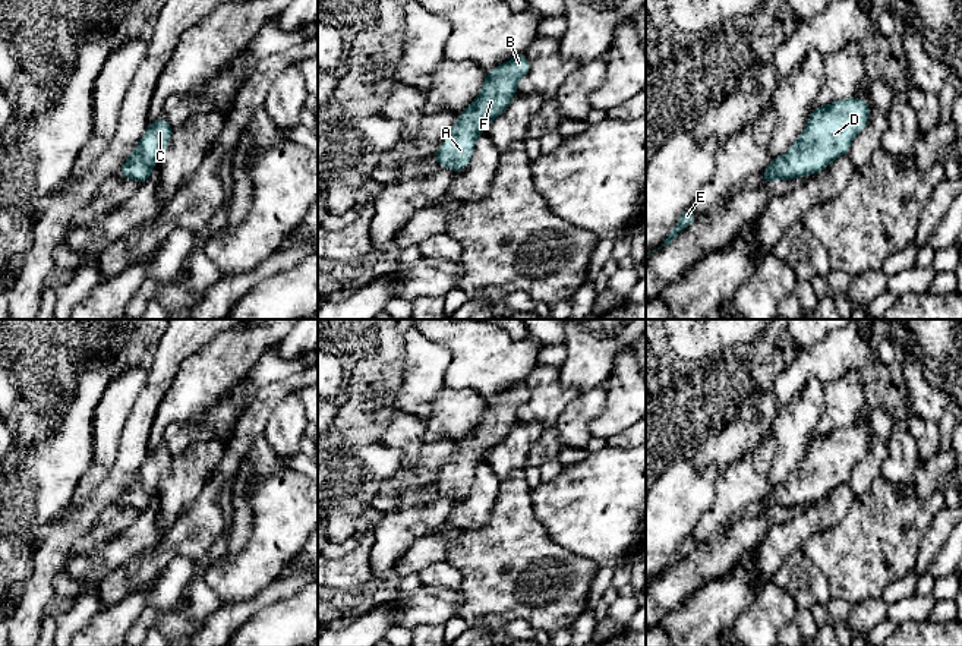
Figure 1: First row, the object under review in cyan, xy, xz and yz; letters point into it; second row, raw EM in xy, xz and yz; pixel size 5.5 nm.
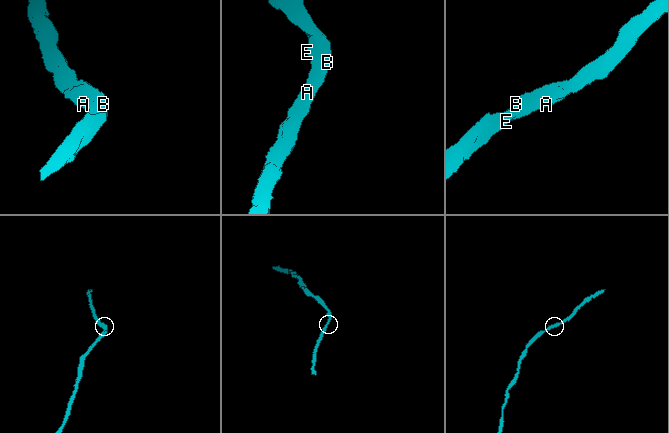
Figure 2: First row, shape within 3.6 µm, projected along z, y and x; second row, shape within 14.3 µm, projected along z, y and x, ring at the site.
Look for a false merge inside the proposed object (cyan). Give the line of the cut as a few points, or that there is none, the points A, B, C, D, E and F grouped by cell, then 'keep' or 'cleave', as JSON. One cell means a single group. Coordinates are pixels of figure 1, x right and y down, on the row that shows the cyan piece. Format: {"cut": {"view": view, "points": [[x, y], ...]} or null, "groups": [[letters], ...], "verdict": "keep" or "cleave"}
{"cut": null, "groups": [["A", "B", "C", "D", "E", "F"]], "verdict": "keep"}

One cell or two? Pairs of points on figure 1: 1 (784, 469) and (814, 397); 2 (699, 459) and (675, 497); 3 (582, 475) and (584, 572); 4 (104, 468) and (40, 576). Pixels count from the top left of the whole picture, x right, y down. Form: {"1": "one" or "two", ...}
{"1": "one", "2": "two", "3": "two", "4": "two"}

